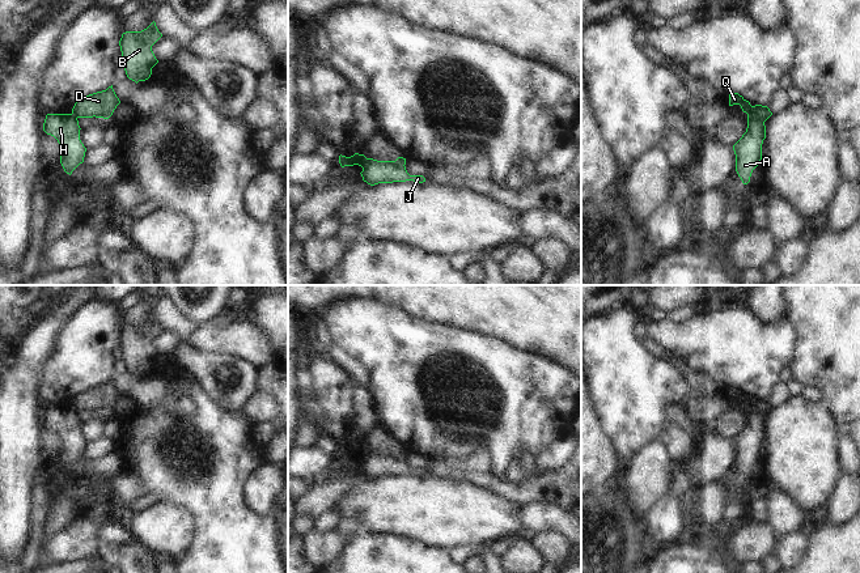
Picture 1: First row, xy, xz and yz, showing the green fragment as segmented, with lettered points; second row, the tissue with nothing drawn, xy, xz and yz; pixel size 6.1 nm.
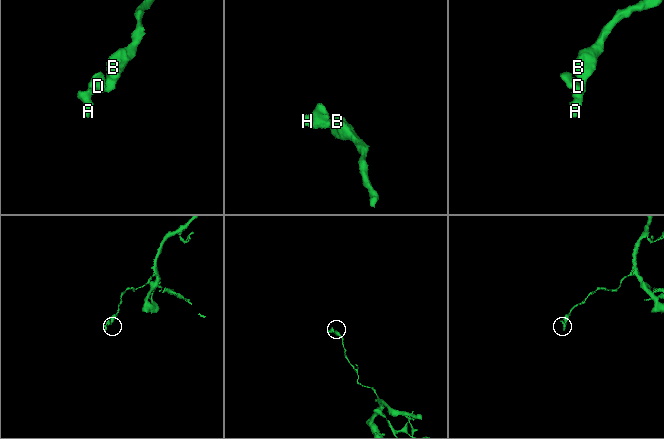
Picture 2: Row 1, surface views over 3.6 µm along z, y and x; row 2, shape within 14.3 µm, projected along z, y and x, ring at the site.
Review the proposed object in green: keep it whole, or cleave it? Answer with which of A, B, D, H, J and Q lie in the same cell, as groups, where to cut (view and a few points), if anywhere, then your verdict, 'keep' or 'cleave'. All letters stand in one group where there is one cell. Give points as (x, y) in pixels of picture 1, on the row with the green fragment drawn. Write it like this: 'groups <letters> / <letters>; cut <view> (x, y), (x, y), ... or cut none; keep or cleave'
groups A H / B D J Q; cut yz (748, 113), (765, 121); cleave

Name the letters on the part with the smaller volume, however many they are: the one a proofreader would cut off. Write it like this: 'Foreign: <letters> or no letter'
Foreign: A, H

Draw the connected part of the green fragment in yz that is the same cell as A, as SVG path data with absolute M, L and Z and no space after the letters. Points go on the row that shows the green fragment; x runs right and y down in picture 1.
M747 114L747 128L733 145L736 154L736 171L744 184L750 182L753 170L762 160L762 144L766 139L764 120Z

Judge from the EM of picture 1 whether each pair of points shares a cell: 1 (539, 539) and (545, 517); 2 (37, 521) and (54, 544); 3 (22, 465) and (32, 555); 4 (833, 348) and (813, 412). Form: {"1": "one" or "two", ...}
{"1": "two", "2": "two", "3": "two", "4": "two"}

